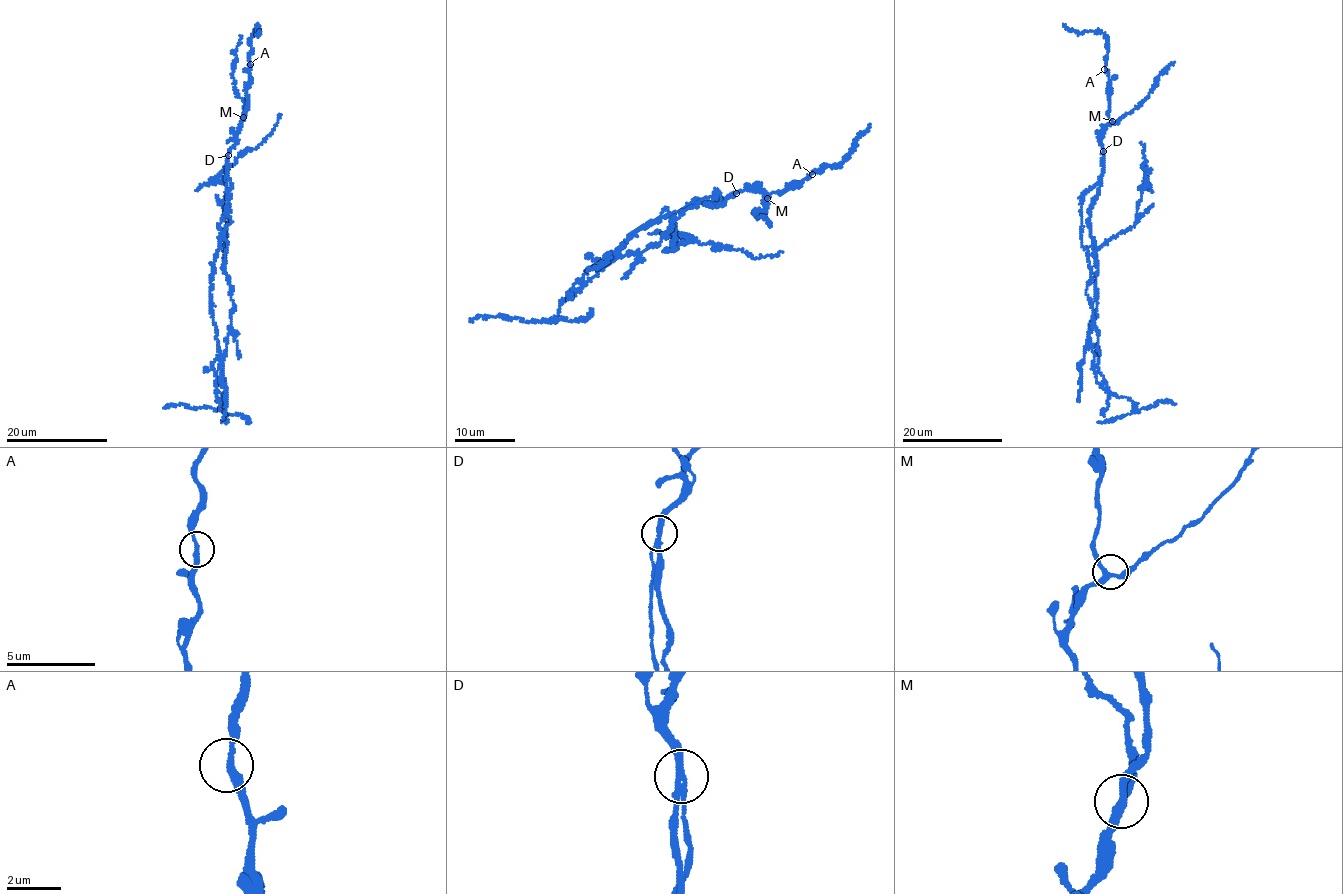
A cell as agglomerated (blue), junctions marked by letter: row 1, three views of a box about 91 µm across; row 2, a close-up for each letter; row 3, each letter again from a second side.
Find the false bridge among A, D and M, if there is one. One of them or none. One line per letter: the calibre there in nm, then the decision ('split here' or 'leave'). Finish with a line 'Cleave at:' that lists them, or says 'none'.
A: 220 nm | leave
D: 200 nm | split here
M: 260 nm | leave
Cleave at: D

